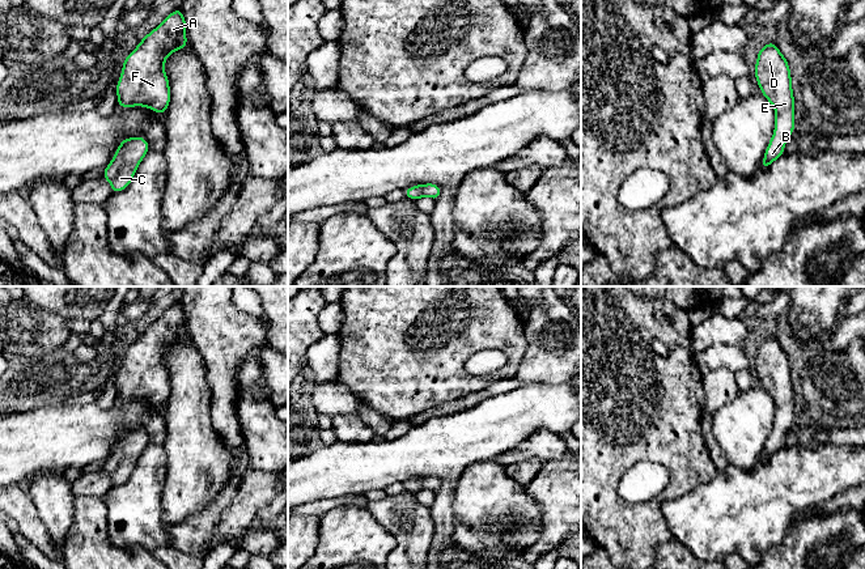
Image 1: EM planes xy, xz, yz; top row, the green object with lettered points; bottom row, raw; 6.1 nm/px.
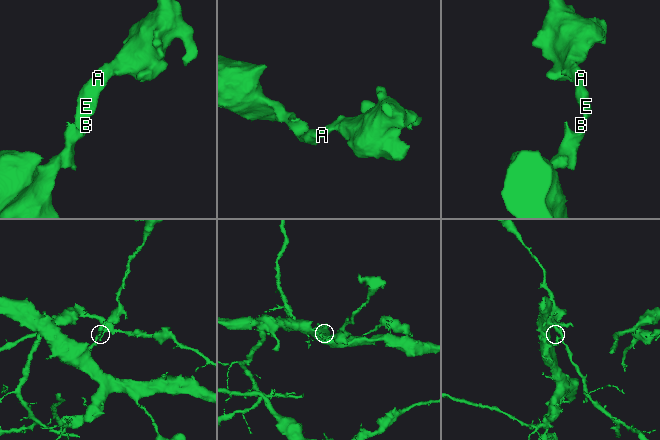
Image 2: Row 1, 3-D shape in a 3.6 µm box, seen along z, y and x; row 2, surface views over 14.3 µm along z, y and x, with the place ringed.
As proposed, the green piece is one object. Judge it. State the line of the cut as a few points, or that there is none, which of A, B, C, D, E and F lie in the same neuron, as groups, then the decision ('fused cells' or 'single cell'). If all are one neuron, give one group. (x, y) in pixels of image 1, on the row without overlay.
cut none; groups A B C D E F; single cell

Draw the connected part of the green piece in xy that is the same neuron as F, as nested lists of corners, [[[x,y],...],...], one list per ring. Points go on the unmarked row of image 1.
[[[178,301],[126,351],[116,378],[116,399],[145,399],[165,407],[170,382],[164,356],[171,345],[186,340],[186,314]]]

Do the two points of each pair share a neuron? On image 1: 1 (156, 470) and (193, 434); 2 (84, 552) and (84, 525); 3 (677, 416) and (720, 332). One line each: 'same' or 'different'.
1: different
2: same
3: different

